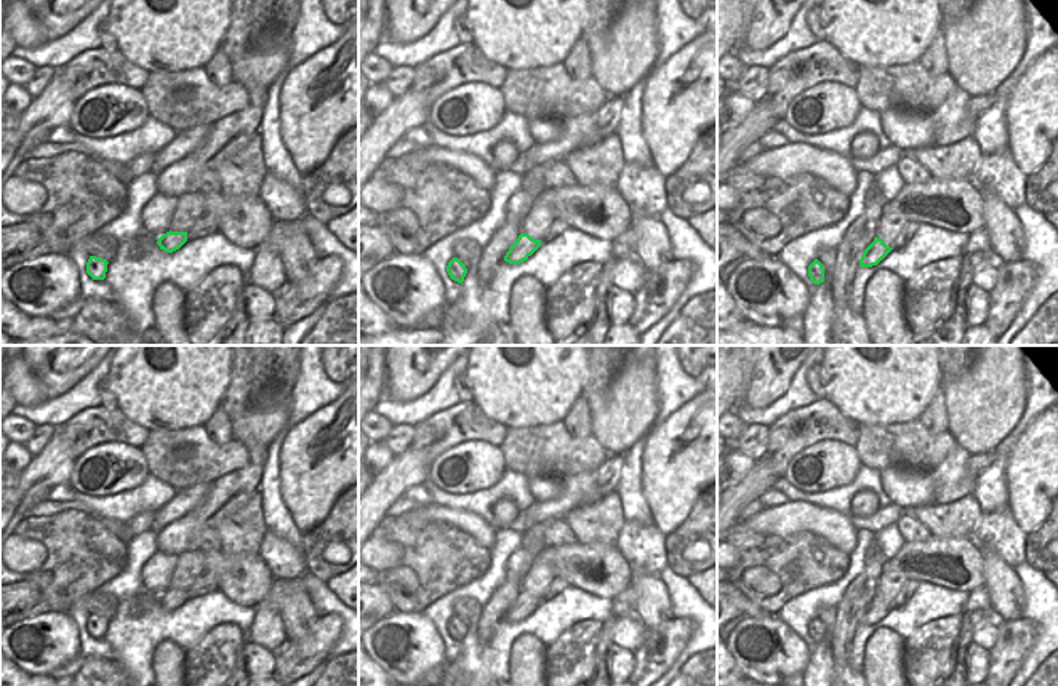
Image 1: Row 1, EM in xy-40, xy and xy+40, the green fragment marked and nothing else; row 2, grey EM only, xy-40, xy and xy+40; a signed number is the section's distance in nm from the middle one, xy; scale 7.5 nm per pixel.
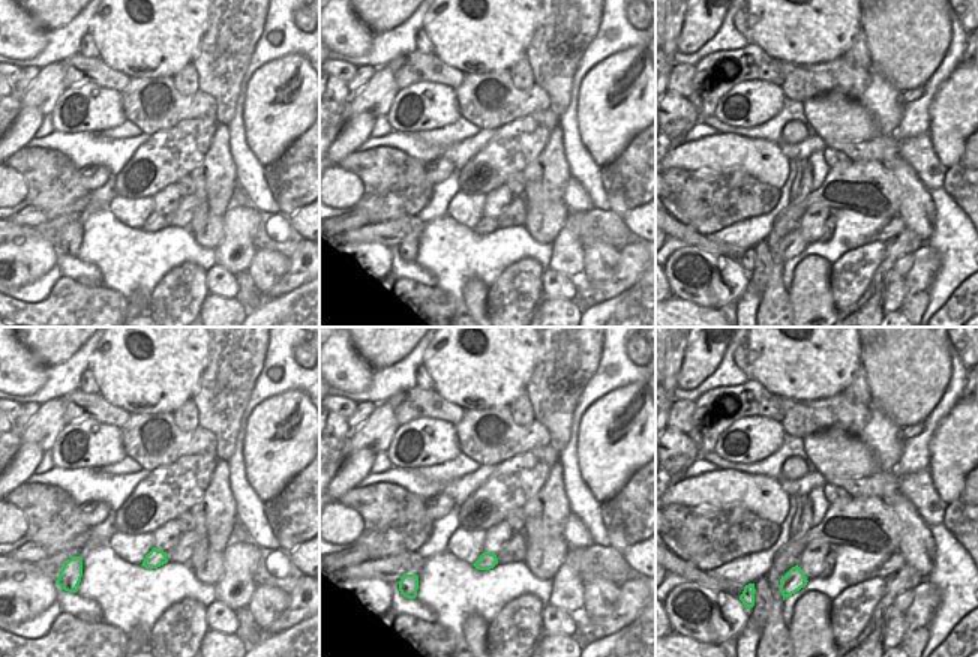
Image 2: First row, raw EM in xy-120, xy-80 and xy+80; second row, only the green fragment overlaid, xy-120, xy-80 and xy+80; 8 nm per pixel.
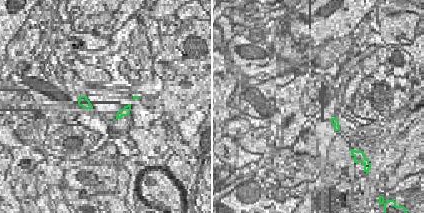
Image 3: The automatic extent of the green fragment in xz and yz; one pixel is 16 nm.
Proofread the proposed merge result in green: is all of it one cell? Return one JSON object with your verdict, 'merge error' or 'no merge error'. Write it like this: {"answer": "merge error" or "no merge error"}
{"answer": "merge error"}

